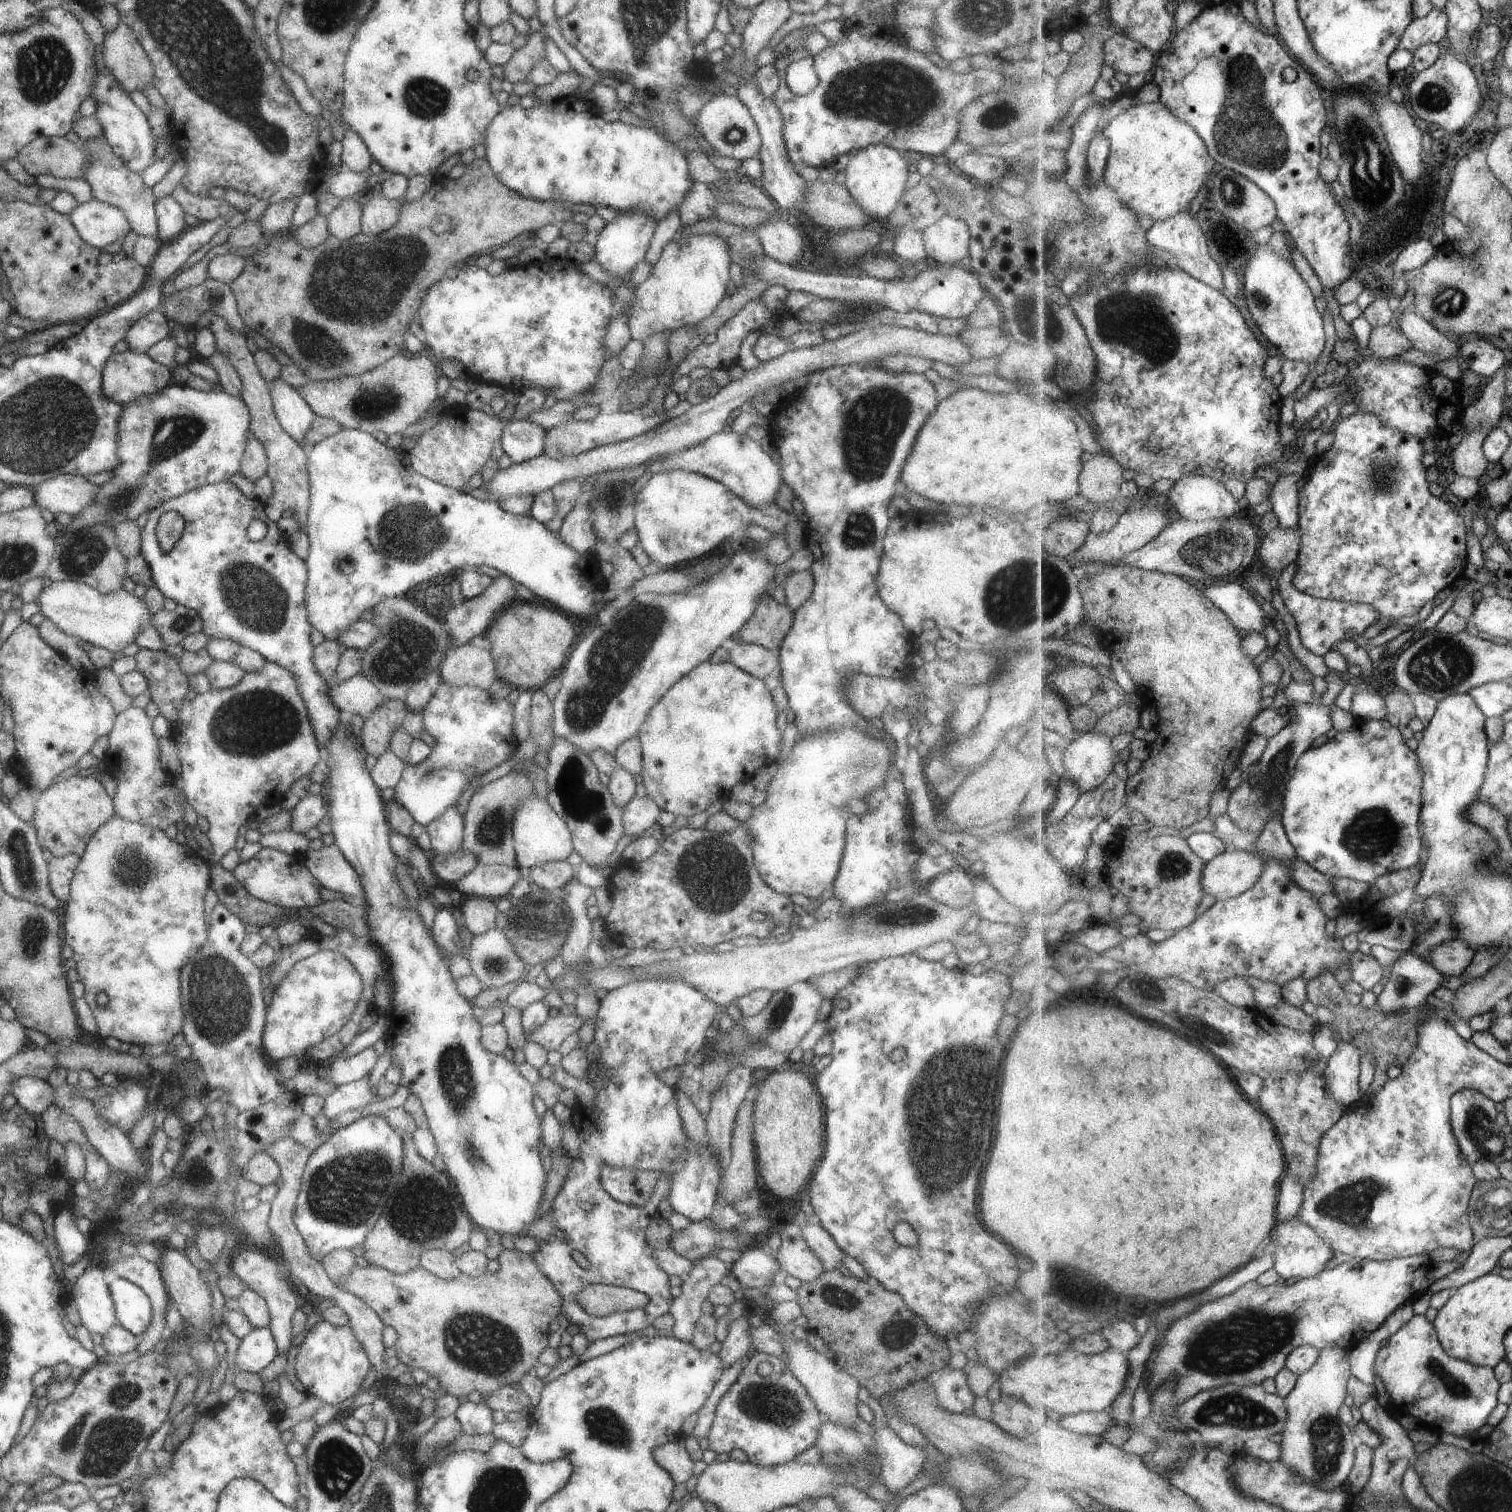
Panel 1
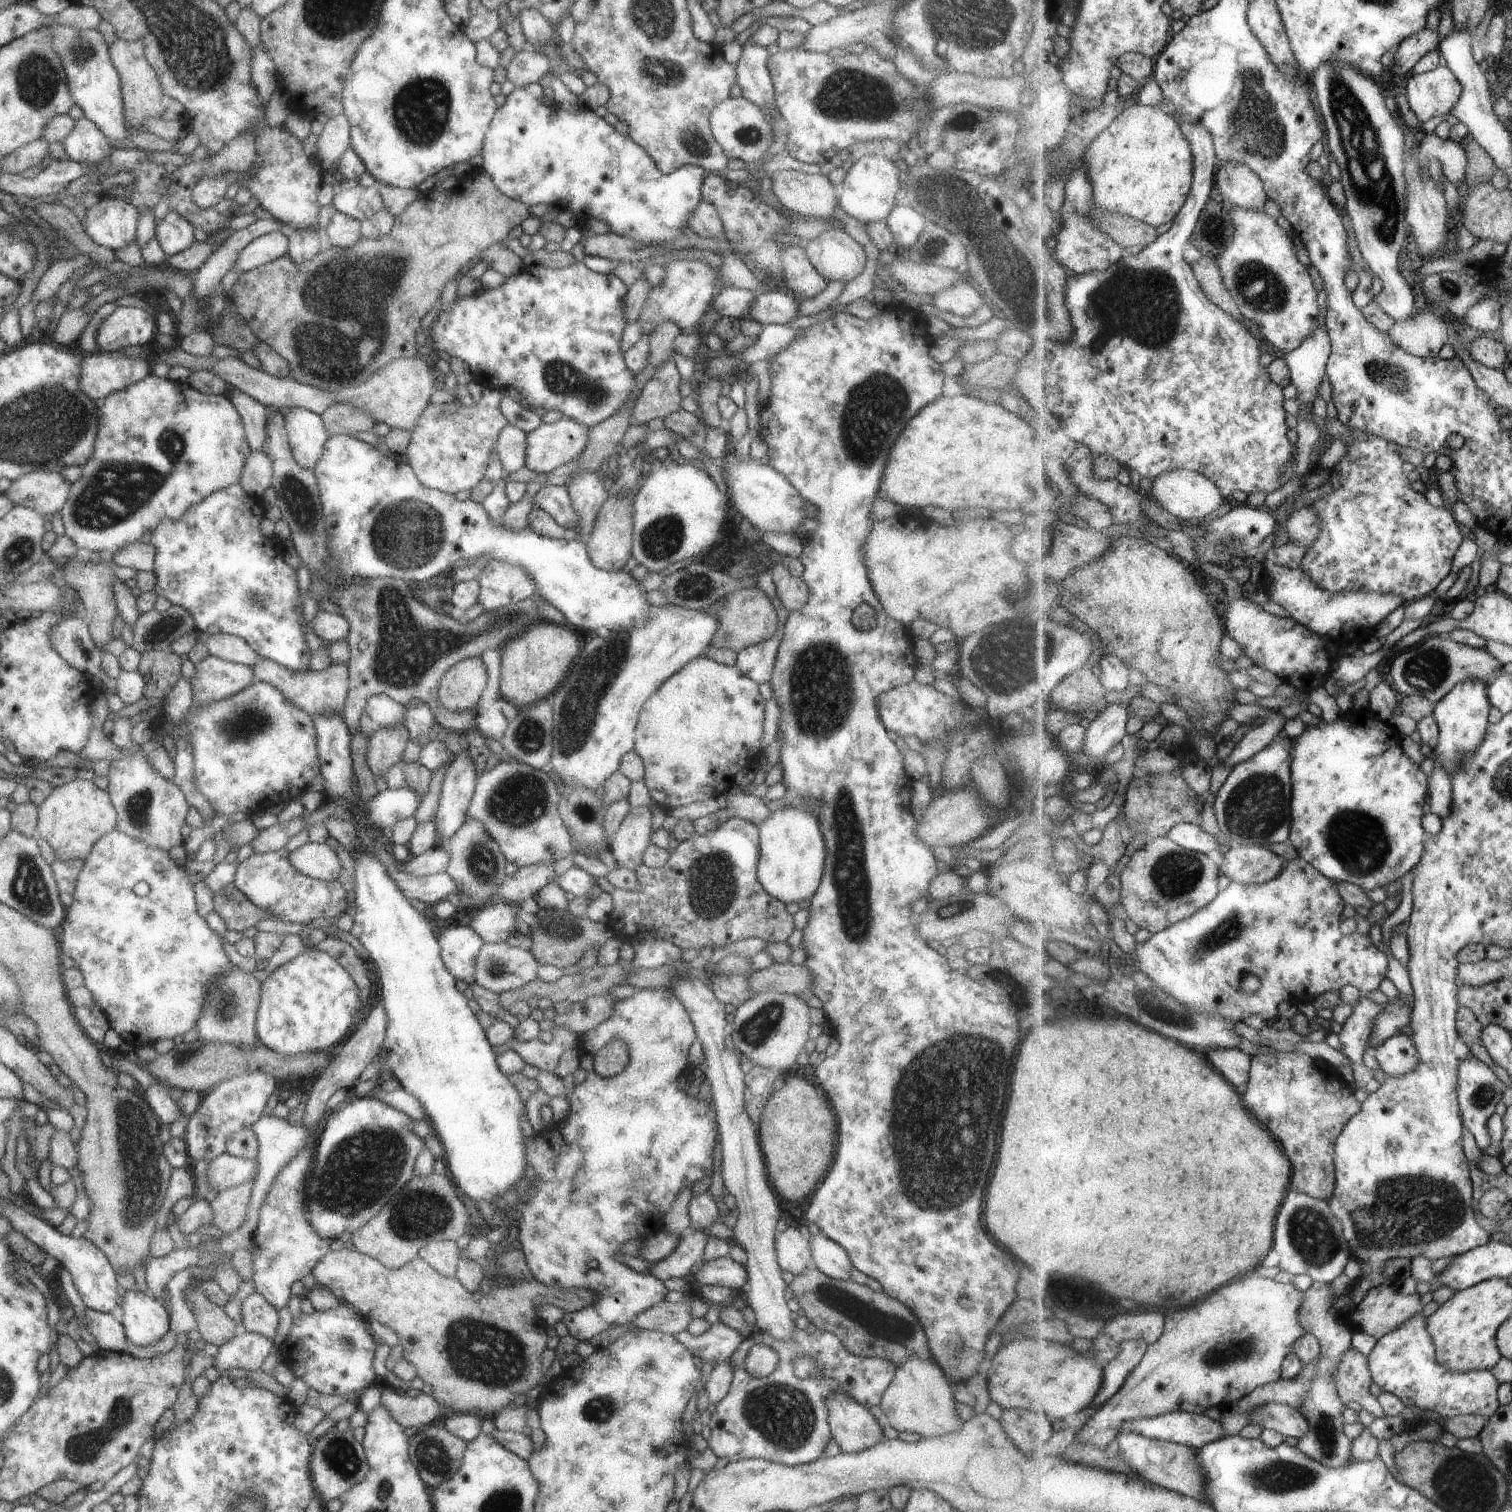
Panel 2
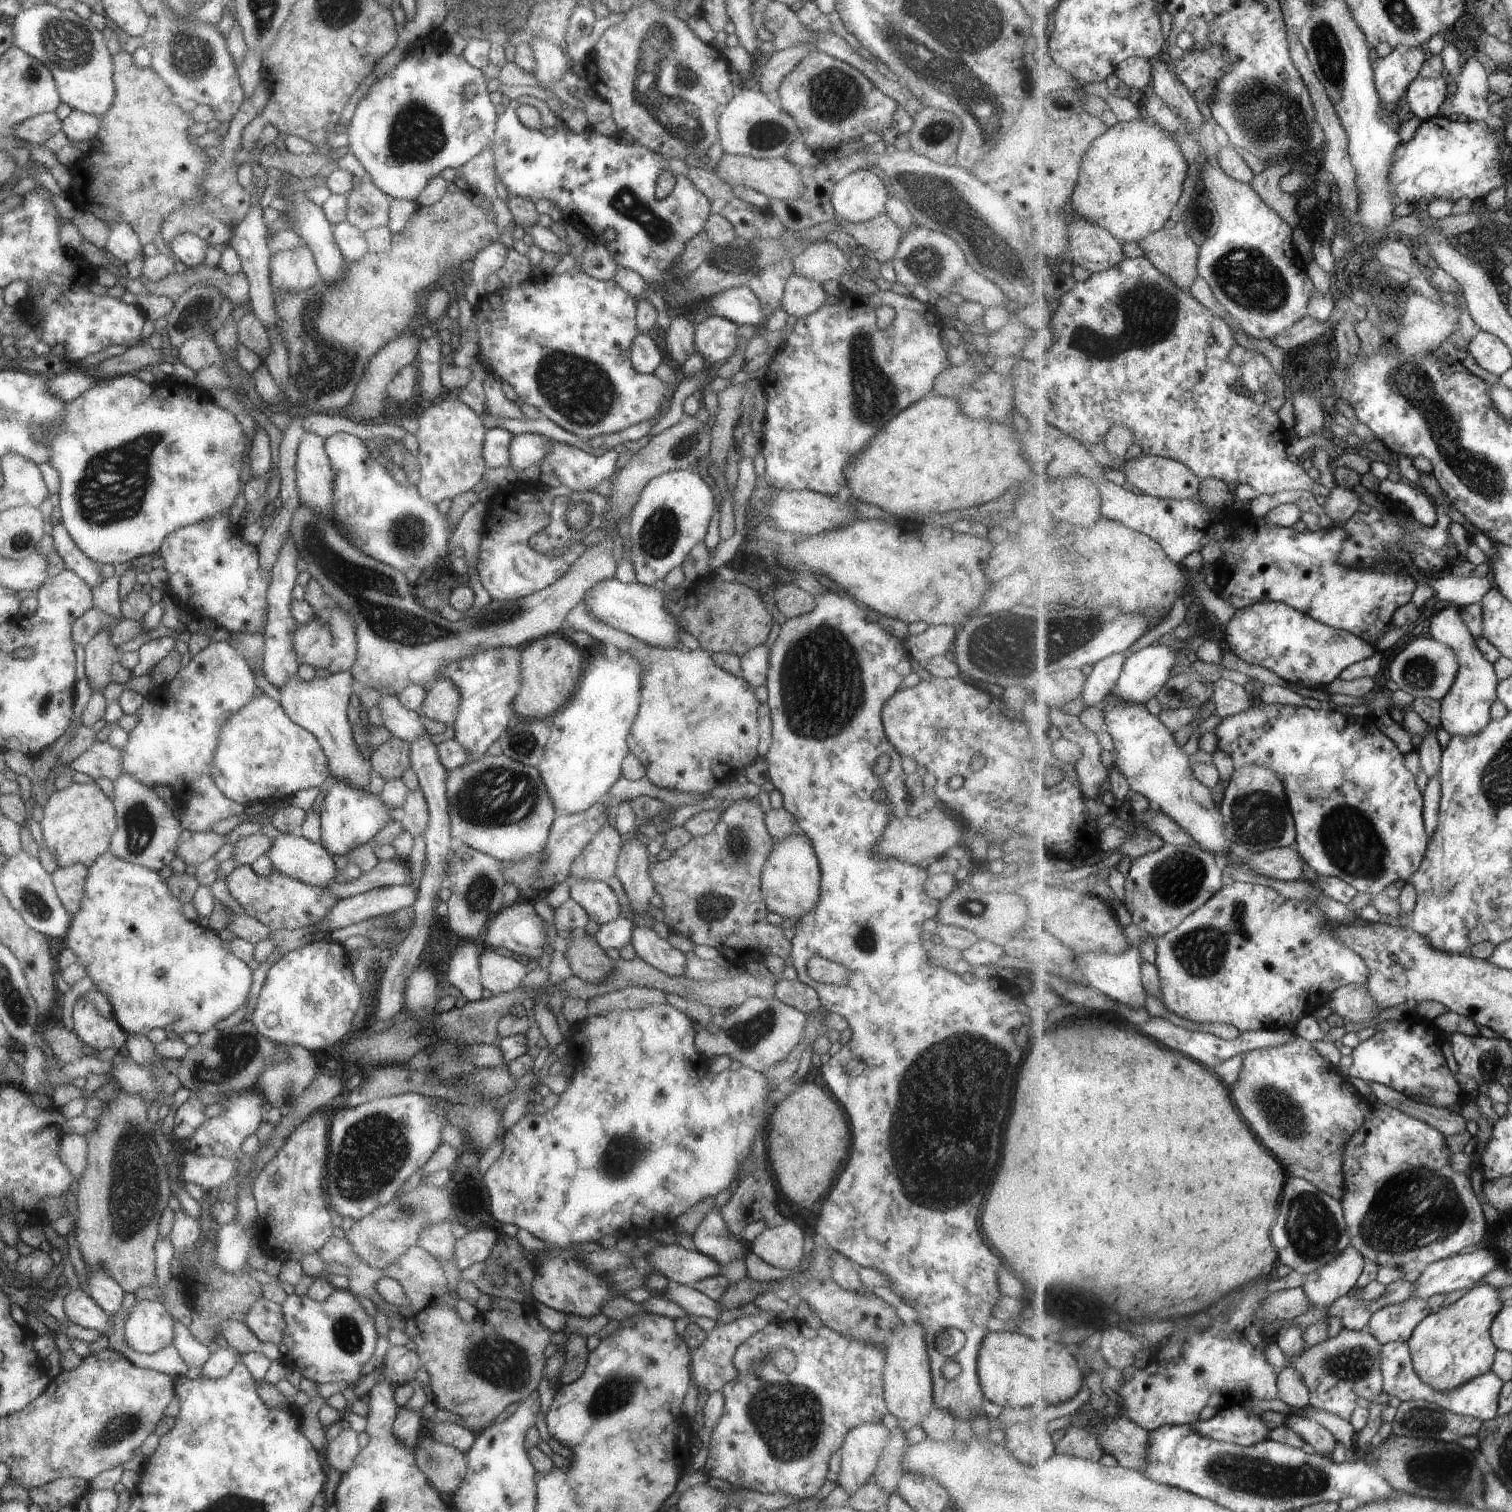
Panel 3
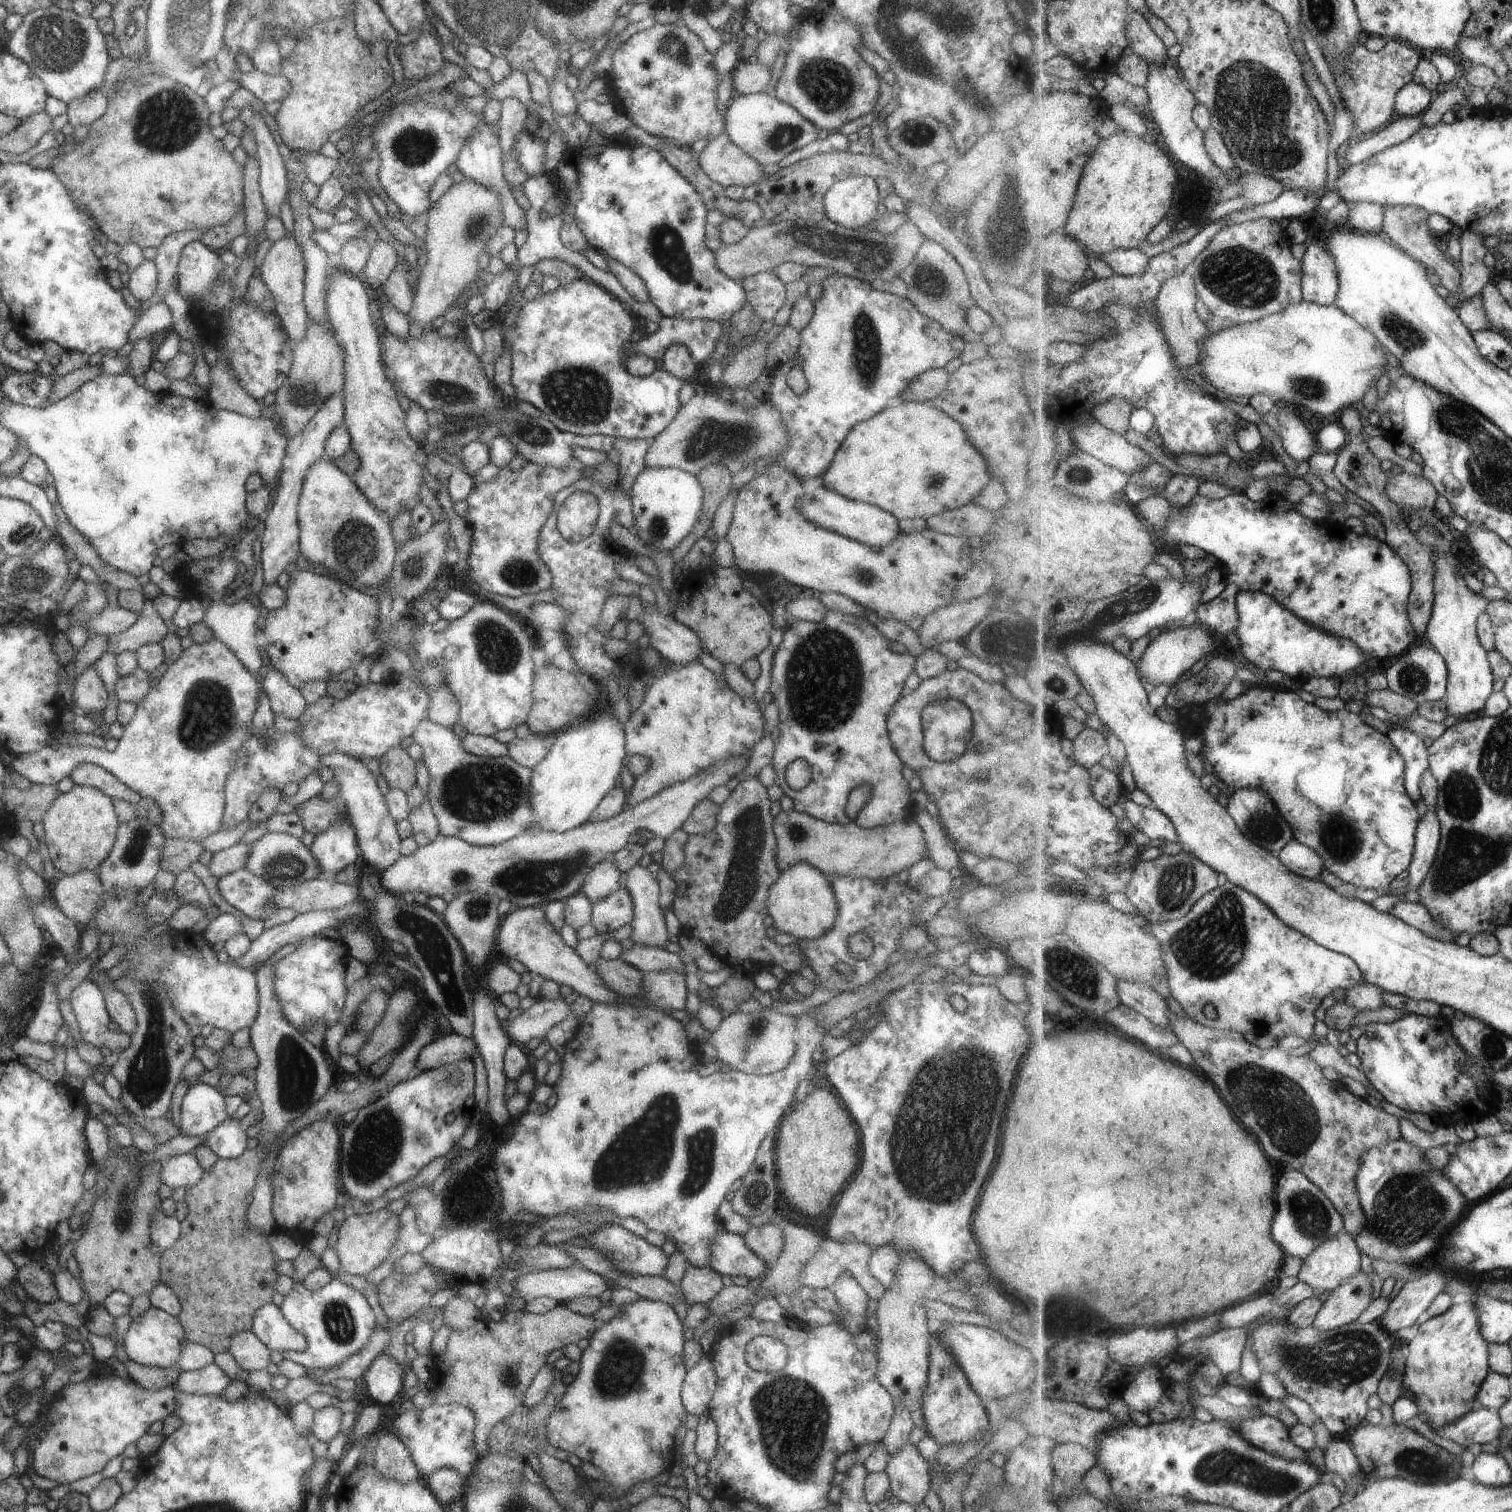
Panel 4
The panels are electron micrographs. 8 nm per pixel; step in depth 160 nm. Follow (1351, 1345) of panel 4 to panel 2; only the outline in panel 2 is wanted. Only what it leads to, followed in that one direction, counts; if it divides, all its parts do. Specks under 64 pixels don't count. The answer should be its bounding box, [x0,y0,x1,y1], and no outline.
[1336,1347,1386,1418]

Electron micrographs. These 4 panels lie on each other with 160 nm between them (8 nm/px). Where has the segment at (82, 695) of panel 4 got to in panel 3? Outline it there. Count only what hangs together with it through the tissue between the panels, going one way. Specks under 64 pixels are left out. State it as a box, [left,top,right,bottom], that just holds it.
[83,629,116,691]

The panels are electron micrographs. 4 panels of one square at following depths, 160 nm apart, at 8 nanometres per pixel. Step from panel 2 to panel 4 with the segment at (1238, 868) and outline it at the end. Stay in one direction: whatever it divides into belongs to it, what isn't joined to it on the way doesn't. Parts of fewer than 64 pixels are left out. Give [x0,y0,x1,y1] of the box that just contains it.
[1279,838,1326,881]

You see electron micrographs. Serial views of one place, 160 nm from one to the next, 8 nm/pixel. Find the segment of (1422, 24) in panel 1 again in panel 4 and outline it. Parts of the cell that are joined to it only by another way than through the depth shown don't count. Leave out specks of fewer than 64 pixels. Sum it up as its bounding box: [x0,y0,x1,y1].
[1321,39,1421,140]

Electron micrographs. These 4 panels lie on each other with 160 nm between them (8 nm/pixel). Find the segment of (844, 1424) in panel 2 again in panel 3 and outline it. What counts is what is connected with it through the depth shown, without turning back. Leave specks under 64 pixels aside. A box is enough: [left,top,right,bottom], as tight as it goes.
[835,1421,893,1496]

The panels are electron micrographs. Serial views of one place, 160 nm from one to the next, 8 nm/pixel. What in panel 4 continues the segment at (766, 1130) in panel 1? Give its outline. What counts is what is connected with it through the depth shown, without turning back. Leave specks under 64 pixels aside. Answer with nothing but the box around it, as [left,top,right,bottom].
[775,1086,859,1216]

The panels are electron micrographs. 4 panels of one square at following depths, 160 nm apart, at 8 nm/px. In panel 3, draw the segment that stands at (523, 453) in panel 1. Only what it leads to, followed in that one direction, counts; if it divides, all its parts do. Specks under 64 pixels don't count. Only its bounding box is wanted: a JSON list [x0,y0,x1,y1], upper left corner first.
[481,427,512,469]

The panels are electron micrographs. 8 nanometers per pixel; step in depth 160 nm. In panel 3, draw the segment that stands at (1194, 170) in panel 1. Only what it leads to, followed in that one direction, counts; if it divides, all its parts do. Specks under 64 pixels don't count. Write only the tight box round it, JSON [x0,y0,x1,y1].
[1072,119,1191,244]

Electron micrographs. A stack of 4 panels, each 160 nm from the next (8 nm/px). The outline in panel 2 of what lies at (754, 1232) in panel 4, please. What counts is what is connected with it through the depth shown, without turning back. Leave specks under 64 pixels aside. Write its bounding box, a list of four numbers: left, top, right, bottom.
[774,1226,813,1275]

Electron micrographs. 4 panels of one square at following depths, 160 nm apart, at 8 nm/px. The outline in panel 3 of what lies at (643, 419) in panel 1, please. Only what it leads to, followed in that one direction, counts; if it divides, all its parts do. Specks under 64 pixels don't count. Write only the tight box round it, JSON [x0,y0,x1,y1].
[507,433,548,471]

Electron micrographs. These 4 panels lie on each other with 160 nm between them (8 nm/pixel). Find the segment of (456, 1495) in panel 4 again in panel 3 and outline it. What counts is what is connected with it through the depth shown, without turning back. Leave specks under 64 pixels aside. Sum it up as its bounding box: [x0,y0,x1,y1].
[414,1438,466,1496]

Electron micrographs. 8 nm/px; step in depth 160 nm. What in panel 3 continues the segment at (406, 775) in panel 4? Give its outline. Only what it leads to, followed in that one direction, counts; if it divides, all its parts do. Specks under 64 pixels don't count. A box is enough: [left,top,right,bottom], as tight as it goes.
[368,737,410,780]

